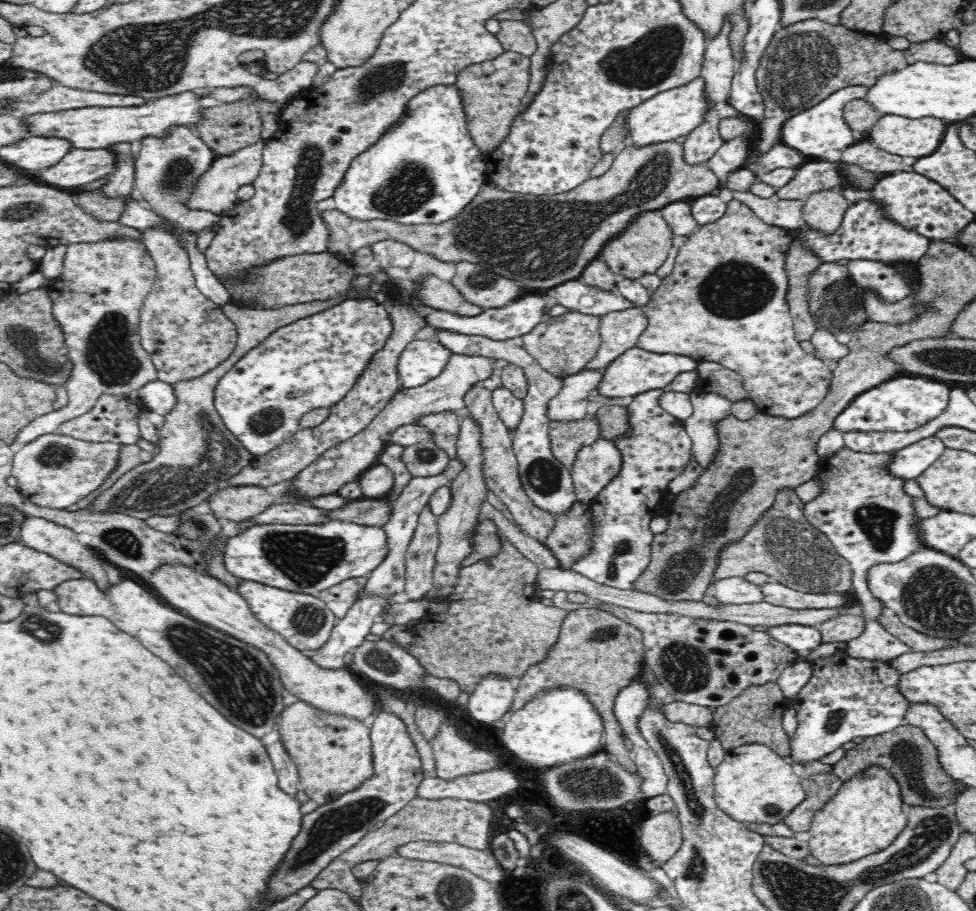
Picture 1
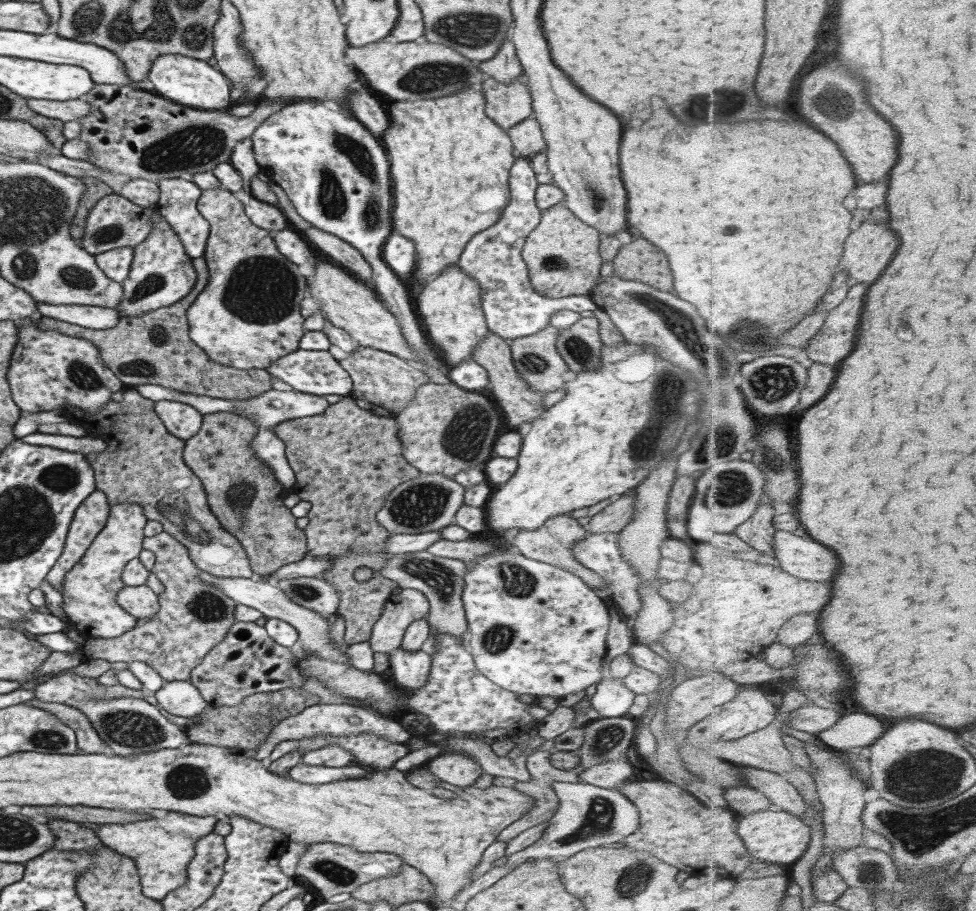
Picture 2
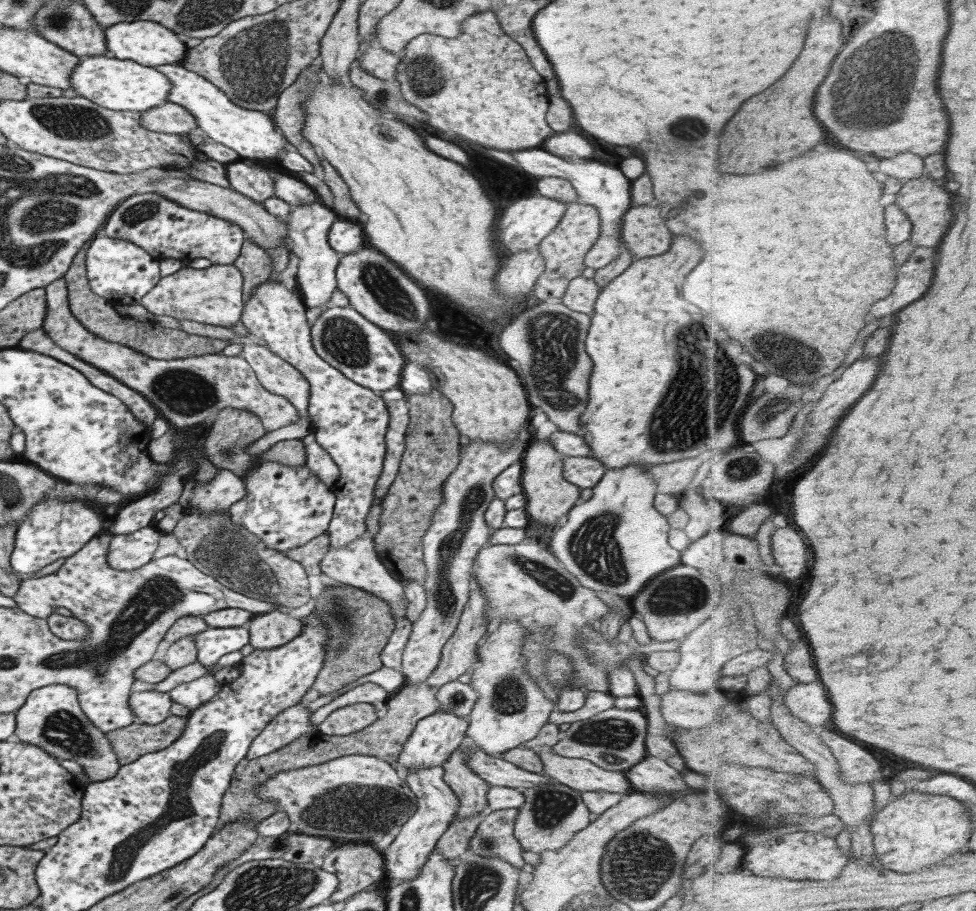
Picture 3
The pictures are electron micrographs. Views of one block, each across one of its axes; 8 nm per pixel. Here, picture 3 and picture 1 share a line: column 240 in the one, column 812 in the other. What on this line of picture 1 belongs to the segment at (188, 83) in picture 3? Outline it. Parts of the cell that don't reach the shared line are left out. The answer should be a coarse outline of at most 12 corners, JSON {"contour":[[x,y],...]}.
{"contour":[[868,87],[842,88],[792,116],[781,143],[809,159],[858,142],[843,109]]}

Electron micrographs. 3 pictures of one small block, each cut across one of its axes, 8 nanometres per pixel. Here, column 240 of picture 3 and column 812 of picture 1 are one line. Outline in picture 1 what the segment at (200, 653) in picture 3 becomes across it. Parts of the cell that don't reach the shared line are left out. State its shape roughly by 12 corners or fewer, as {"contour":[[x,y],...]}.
{"contour":[[770,626],[766,633],[801,654],[823,640],[816,627]]}

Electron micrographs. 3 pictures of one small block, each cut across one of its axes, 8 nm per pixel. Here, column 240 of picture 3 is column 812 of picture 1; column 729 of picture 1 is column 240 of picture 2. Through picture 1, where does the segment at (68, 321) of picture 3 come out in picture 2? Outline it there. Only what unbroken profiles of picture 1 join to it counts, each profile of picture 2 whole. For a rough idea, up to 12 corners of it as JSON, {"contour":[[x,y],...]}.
{"contour":[[202,189],[208,283],[189,336],[265,369],[299,349],[308,282],[229,190]]}

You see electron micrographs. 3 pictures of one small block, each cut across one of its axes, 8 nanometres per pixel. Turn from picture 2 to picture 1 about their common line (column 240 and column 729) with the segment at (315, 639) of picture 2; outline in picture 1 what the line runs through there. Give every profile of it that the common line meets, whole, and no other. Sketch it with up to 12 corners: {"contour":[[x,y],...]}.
{"contour":[[743,577],[714,580],[722,604],[764,600],[762,588]]}

